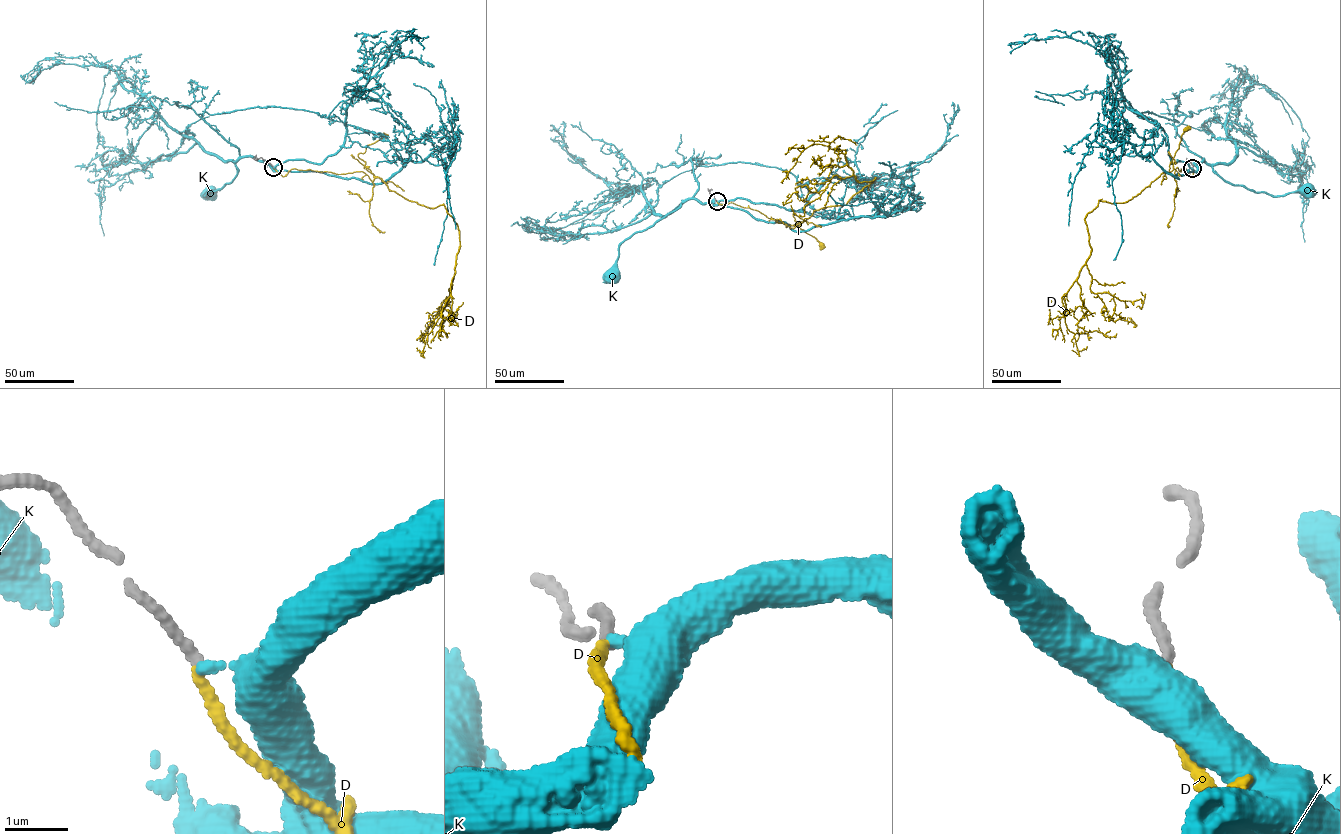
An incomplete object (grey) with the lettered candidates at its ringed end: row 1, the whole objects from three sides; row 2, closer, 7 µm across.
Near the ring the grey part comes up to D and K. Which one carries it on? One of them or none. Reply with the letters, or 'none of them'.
D

